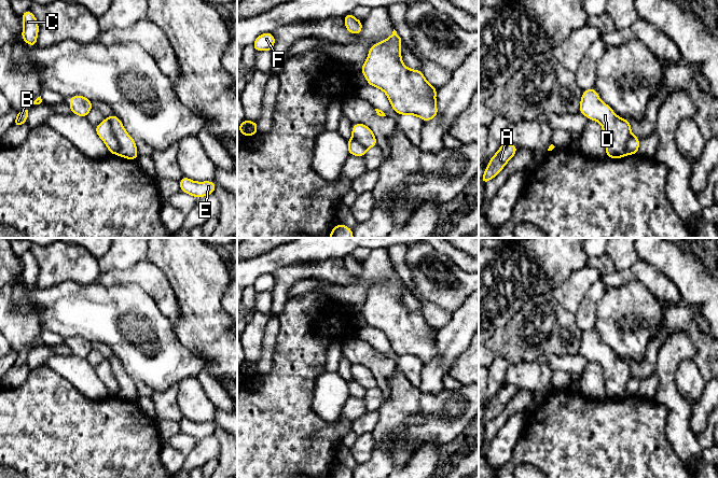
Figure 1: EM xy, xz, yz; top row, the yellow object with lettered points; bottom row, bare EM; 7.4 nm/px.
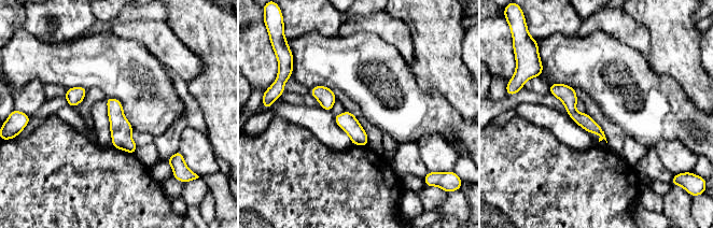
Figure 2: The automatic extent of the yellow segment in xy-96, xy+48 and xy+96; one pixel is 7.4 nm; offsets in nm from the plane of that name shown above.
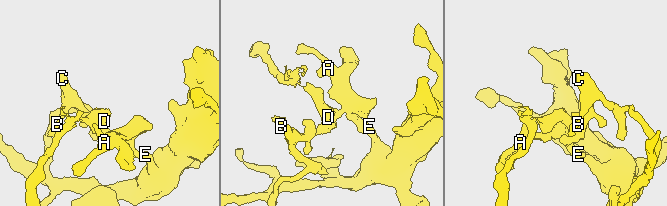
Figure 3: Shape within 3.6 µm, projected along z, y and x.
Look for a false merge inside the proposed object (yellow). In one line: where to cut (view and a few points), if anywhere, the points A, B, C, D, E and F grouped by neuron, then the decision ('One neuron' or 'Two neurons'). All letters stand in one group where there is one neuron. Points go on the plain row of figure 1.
Split along xy (107, 360), (118, 383), (116, 394). Groups: A B C E / D F. Two neurons

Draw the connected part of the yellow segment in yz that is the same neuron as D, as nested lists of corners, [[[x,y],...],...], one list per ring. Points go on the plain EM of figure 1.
[[[595,329],[583,332],[579,353],[590,362],[600,364],[607,398],[618,400],[629,395],[626,383],[631,375],[631,364],[626,360],[618,358],[612,350],[599,340]]]

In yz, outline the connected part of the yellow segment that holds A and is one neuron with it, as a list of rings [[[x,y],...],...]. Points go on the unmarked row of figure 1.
[[[503,384],[497,394],[491,399],[480,423],[485,425],[495,419],[503,410],[506,405],[514,397],[516,392],[517,388],[513,384]]]

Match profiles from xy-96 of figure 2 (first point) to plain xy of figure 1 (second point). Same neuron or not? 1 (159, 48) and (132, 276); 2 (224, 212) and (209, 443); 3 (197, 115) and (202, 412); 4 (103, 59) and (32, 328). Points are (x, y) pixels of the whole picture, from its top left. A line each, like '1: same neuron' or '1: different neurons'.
1: same neuron
2: different neurons
3: different neurons
4: different neurons

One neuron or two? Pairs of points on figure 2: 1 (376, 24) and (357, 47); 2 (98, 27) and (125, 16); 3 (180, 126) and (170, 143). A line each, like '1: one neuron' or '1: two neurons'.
1: two neurons
2: one neuron
3: one neuron

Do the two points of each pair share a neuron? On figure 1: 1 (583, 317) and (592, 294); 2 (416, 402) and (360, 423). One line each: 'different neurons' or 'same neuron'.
1: same neuron
2: different neurons

